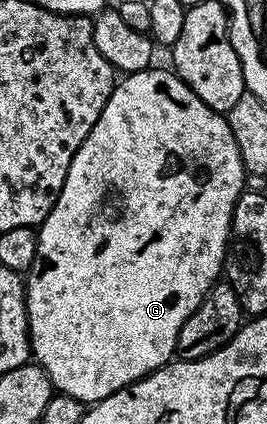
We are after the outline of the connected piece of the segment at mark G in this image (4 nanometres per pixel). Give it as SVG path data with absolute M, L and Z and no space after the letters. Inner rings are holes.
M174 70L133 71L124 74L116 82L113 93L97 117L97 125L89 129L89 137L77 149L65 177L65 185L45 221L37 228L39 254L35 264L25 275L27 289L27 328L31 334L31 353L34 362L45 369L56 392L77 397L85 405L100 403L115 391L125 389L129 384L153 374L176 354L175 346L181 325L193 317L201 301L213 284L220 282L224 274L223 260L227 257L227 240L231 238L231 218L240 195L245 190L243 175L245 168L237 141L227 124L226 114L214 111L189 85L180 81Z

